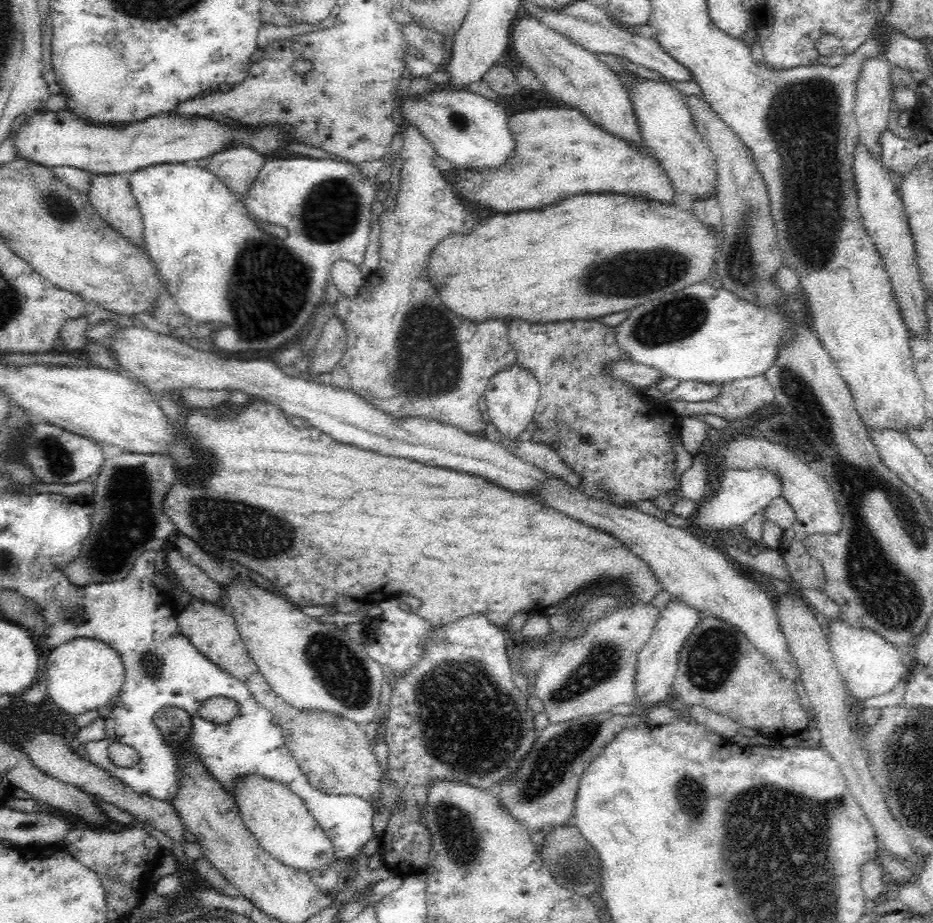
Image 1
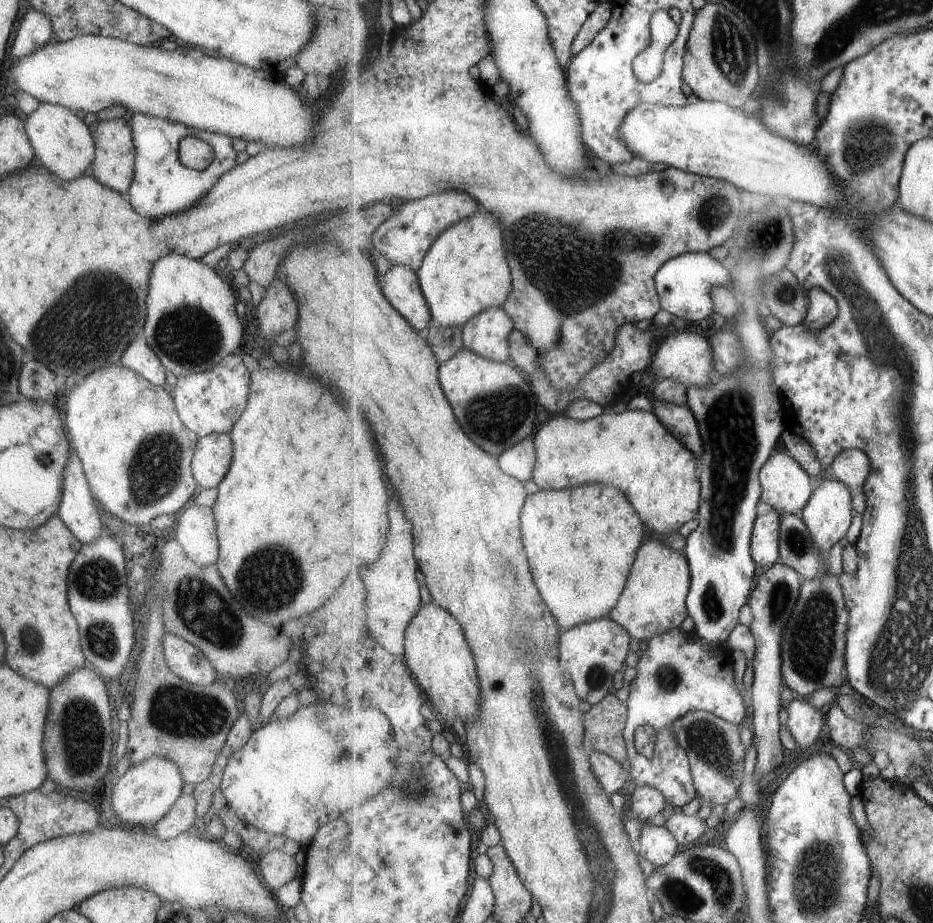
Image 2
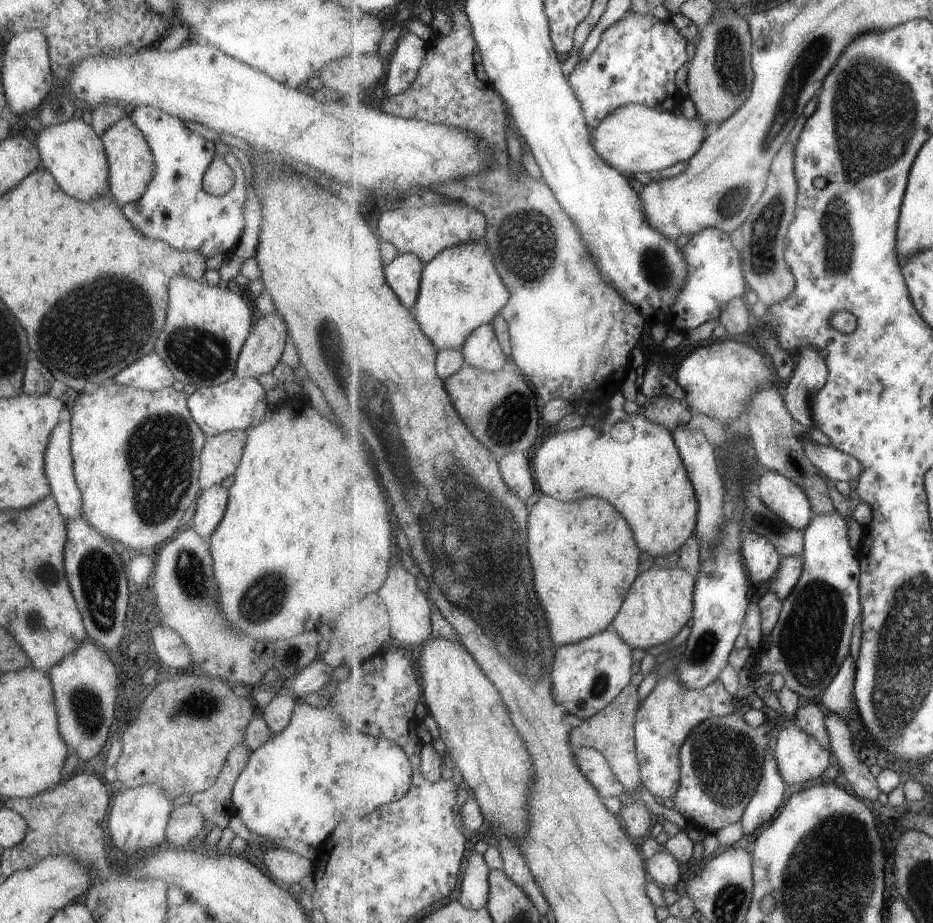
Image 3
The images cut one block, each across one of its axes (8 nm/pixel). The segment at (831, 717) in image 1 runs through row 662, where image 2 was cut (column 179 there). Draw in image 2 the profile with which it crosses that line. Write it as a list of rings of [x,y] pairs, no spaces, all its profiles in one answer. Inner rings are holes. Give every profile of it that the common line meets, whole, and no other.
[[[181,793],[170,809],[151,828],[161,840],[172,839],[178,834],[193,831],[195,822],[195,799],[193,795]]]

